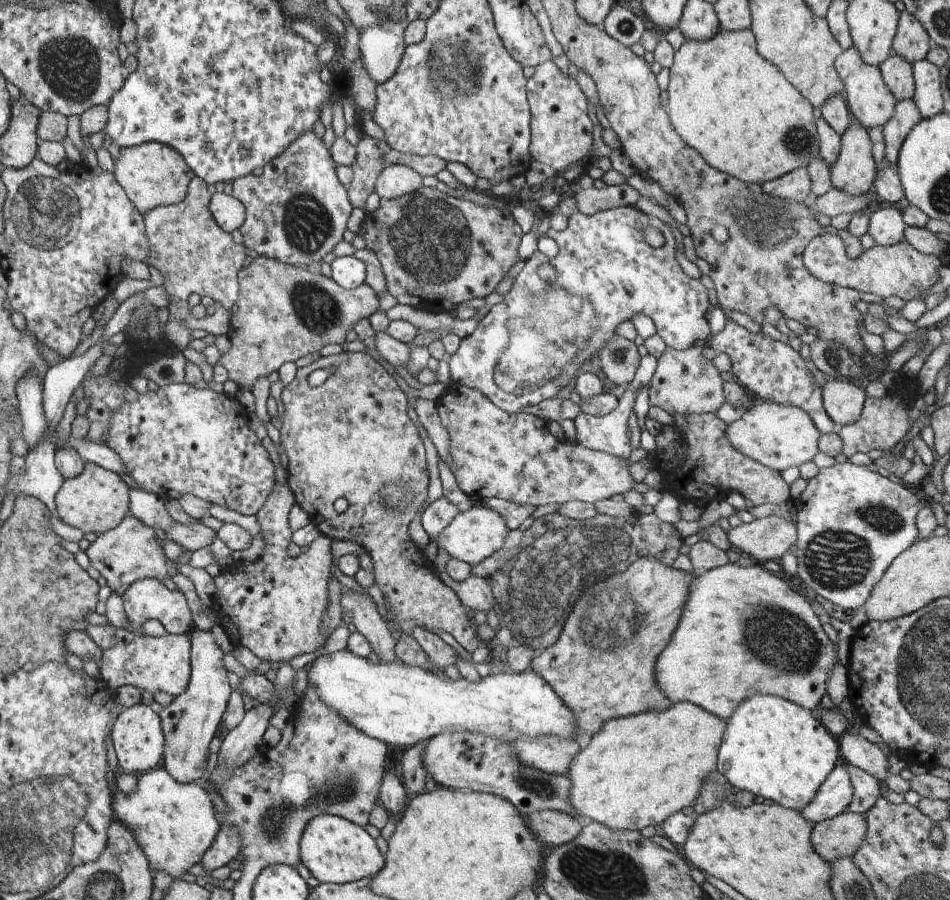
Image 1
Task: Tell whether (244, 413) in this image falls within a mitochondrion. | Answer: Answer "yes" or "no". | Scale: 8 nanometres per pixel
no

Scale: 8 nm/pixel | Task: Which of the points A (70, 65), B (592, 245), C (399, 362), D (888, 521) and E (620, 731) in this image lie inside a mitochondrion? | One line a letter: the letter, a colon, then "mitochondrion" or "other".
A: mitochondrion
B: other
C: other
D: mitochondrion
E: other

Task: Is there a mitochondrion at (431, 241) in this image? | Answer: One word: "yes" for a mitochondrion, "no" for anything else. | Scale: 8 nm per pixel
yes

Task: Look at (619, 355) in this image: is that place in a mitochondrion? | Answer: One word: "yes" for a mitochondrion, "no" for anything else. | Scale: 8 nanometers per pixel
yes

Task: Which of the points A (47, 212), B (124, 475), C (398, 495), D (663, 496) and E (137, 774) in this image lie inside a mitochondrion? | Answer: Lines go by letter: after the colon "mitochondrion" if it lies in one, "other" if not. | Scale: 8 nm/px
A: mitochondrion
B: other
C: mitochondrion
D: other
E: other

